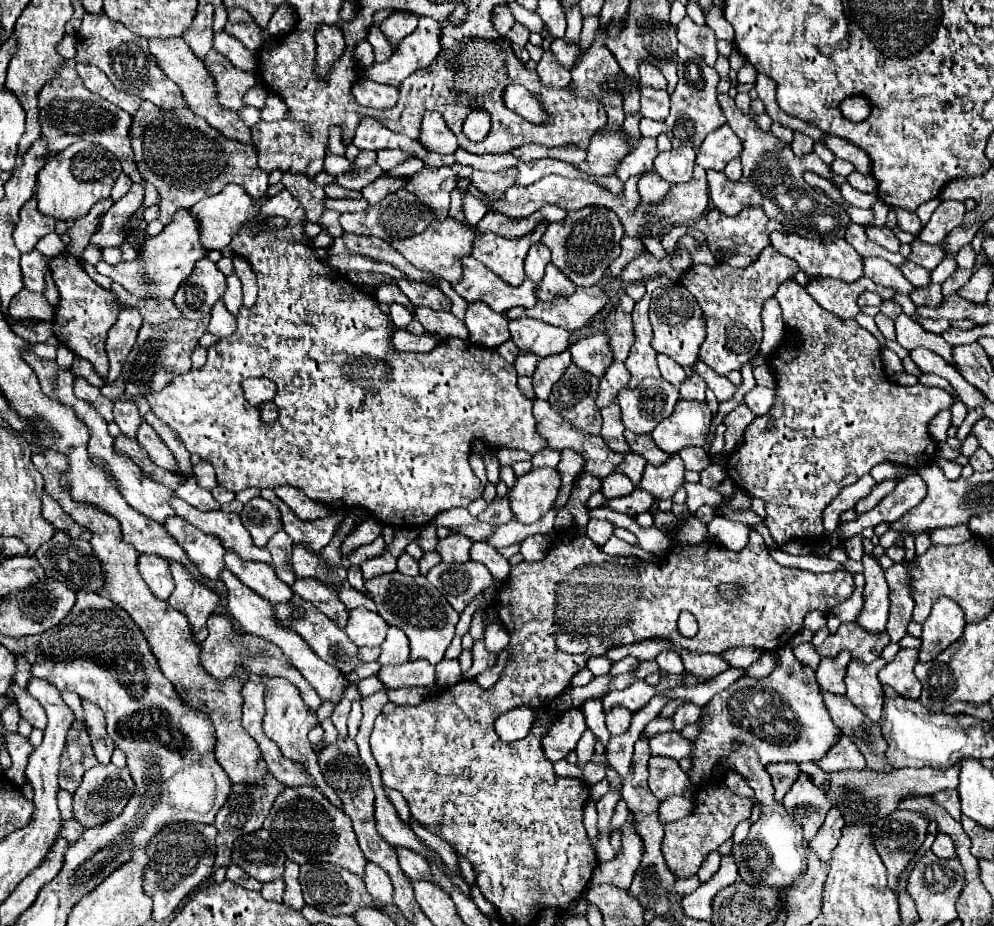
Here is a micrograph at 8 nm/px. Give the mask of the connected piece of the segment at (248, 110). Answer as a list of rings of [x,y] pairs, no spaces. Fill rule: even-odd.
[[[245,106],[238,110],[238,115],[247,127],[251,127],[260,121],[260,112],[260,109],[253,106]]]

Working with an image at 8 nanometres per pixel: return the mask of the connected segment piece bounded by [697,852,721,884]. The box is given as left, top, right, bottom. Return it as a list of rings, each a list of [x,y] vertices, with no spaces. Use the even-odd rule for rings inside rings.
[[[711,852],[711,854],[705,858],[703,866],[701,866],[701,868],[699,868],[699,872],[697,872],[697,876],[699,876],[699,882],[701,882],[701,884],[703,884],[703,882],[707,882],[707,880],[717,872],[719,862],[721,862],[719,852]]]

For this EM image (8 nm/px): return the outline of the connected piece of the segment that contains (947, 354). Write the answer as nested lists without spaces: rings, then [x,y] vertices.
[[[899,314],[897,316],[897,320],[895,320],[895,334],[897,334],[897,342],[903,348],[915,350],[917,346],[923,346],[923,348],[929,348],[935,354],[939,354],[943,360],[951,362],[951,344],[947,344],[941,336],[923,330],[907,314]]]

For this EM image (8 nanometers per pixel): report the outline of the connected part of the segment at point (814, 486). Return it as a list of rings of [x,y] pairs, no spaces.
[[[795,280],[783,282],[775,298],[781,304],[789,336],[799,336],[801,342],[787,340],[771,354],[767,364],[777,380],[775,408],[747,426],[743,444],[729,454],[725,468],[737,488],[765,502],[765,526],[771,530],[777,544],[787,544],[791,540],[815,544],[827,538],[821,512],[843,486],[857,482],[881,462],[921,468],[937,458],[937,442],[929,436],[927,426],[941,410],[951,408],[955,398],[941,388],[923,384],[901,386],[893,382],[883,370],[877,338],[861,328],[857,320],[843,320],[823,310]]]

